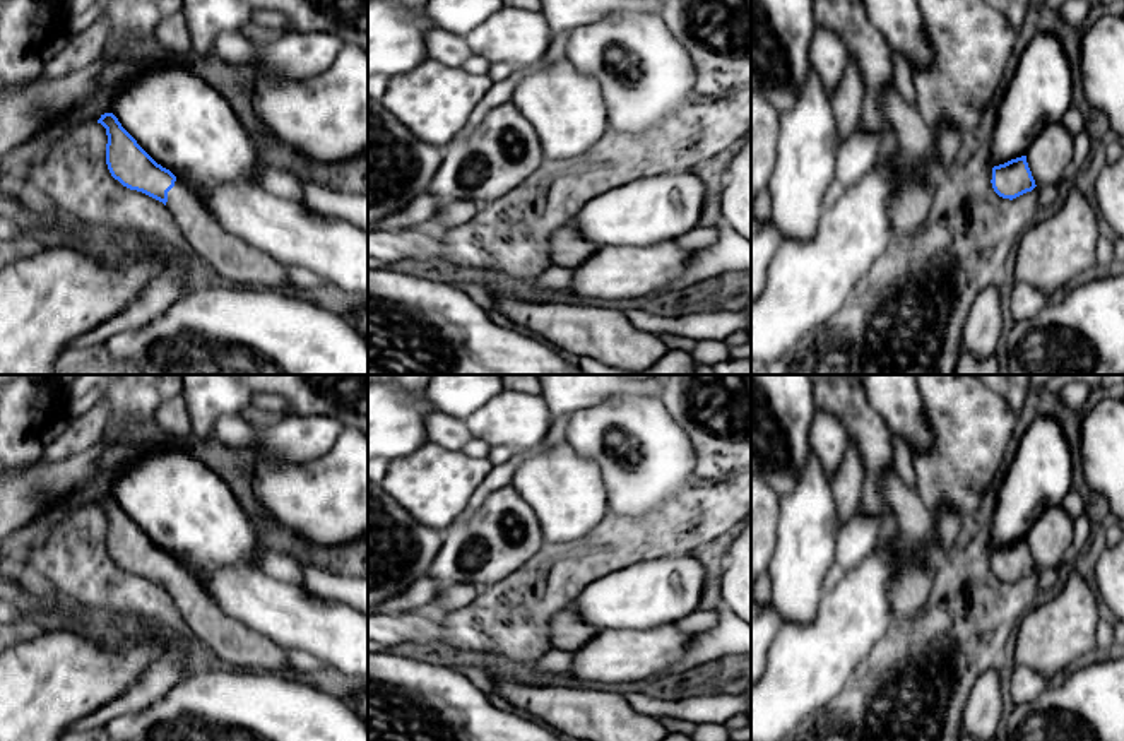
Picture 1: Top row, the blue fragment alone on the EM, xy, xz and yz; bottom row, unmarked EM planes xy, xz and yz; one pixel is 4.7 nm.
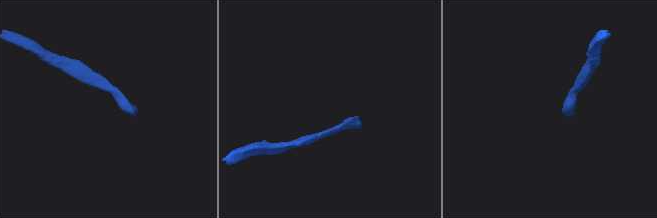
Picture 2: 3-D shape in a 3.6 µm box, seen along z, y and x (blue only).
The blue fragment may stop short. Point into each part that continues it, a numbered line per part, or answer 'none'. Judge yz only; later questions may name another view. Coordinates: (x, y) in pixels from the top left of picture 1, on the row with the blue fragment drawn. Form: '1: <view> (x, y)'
none

